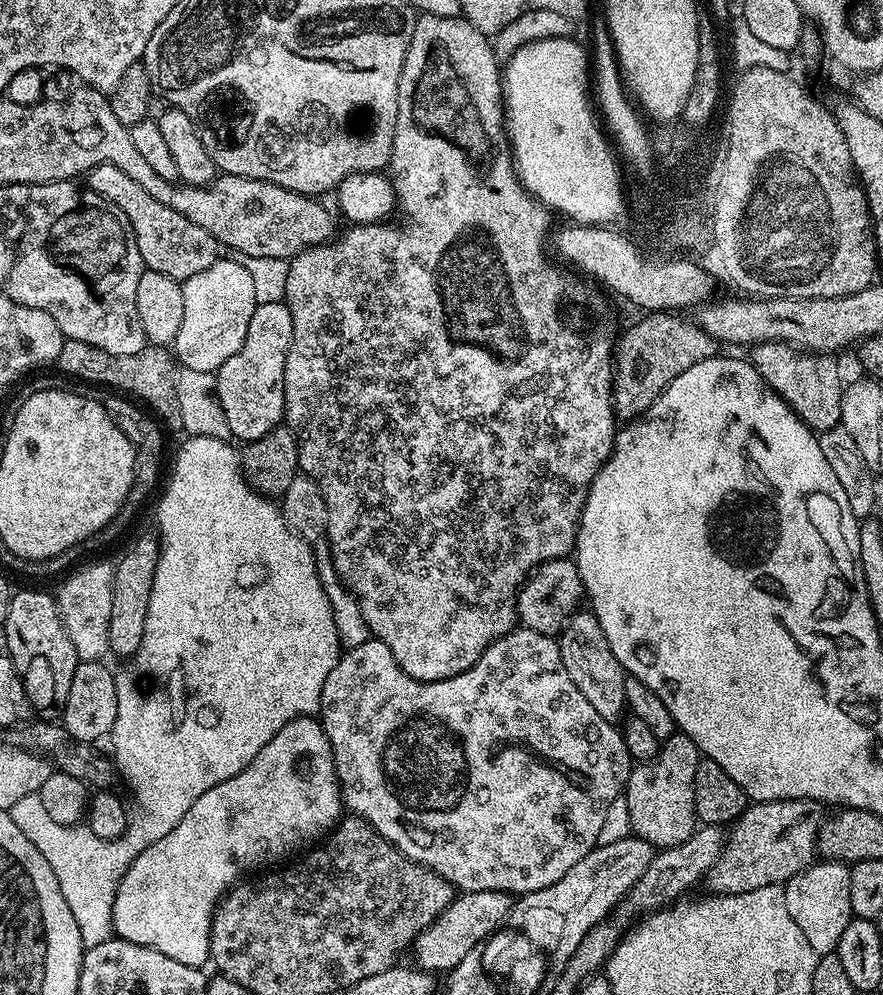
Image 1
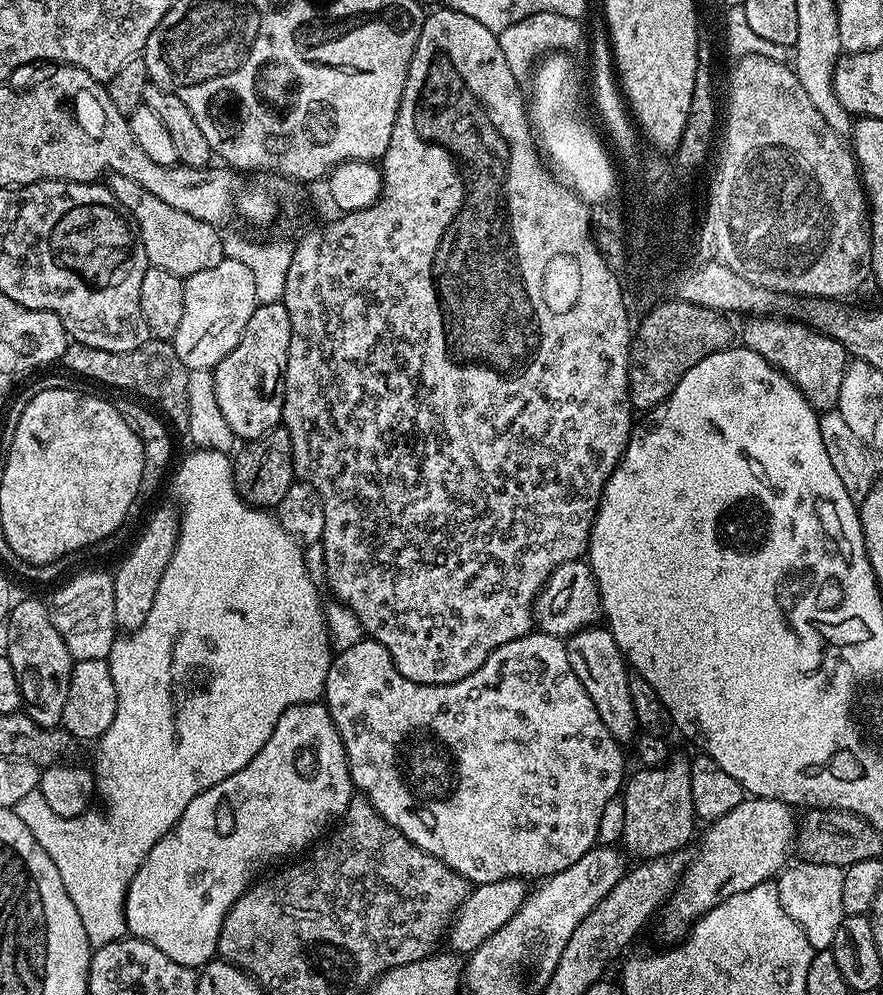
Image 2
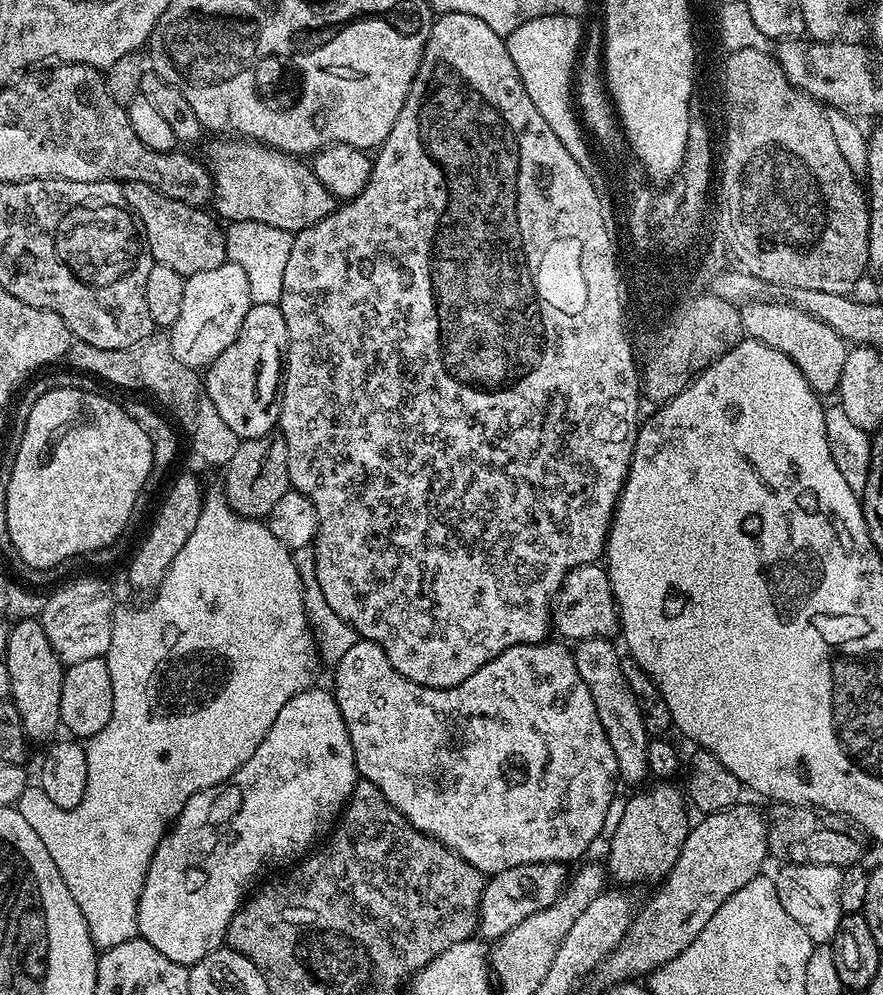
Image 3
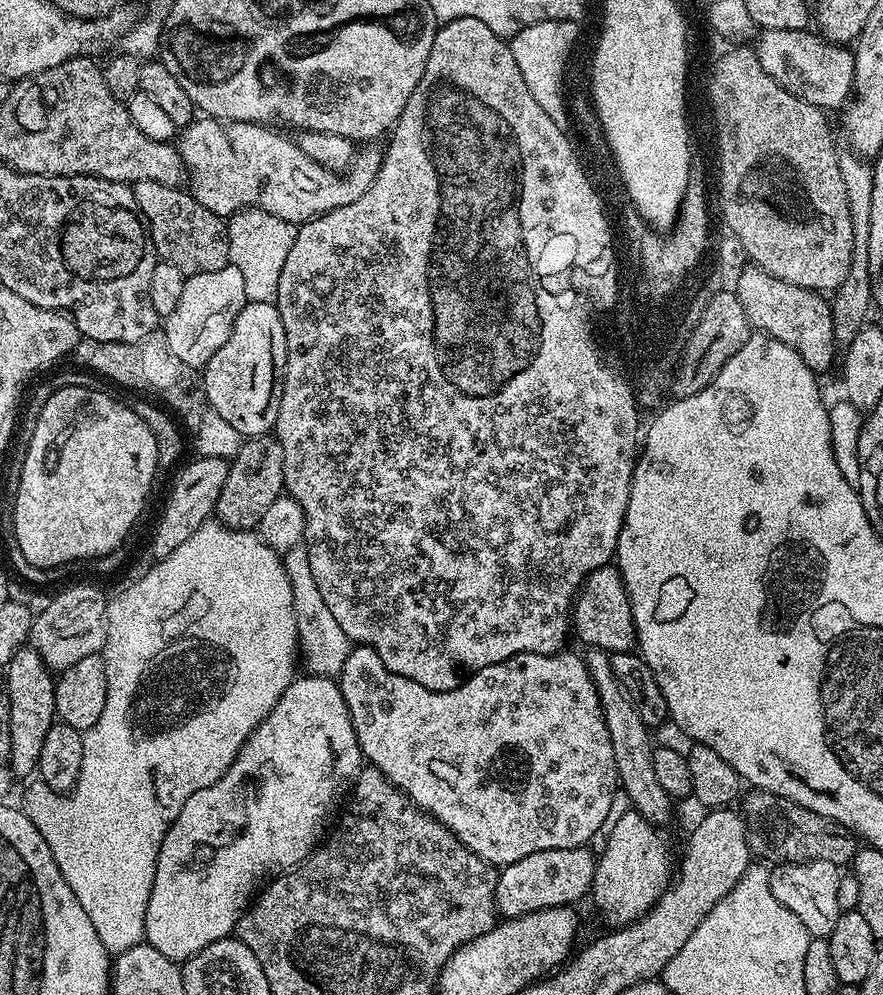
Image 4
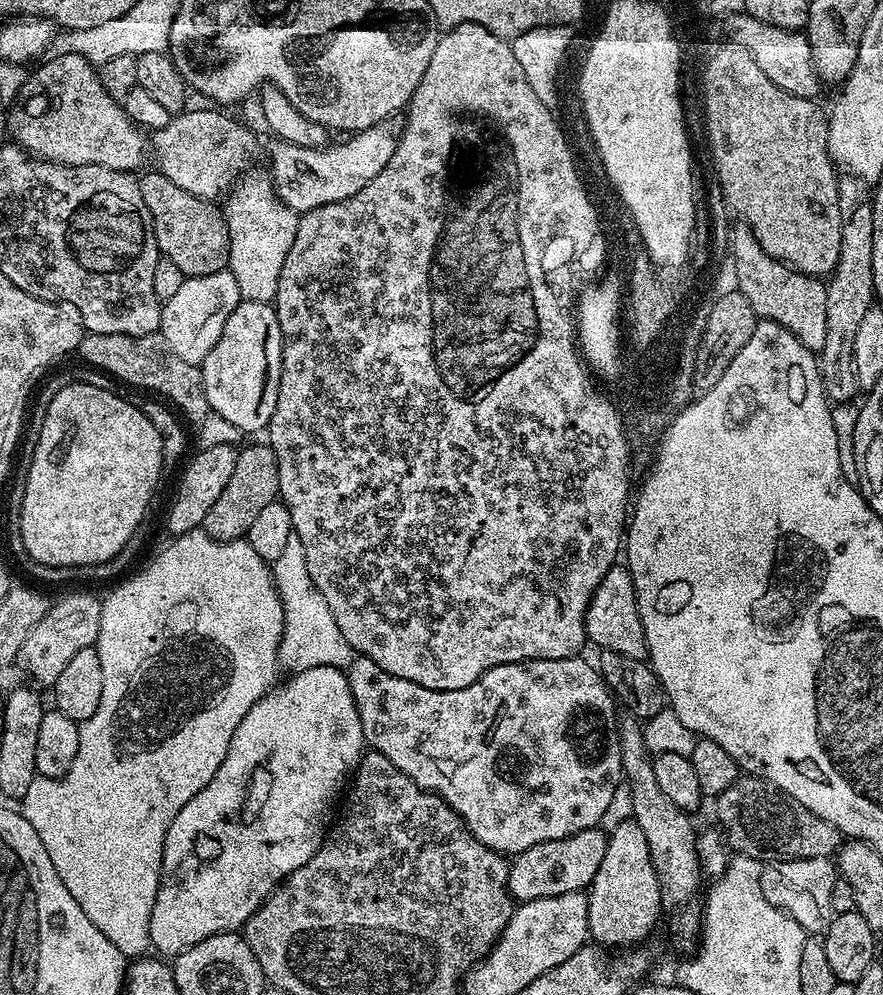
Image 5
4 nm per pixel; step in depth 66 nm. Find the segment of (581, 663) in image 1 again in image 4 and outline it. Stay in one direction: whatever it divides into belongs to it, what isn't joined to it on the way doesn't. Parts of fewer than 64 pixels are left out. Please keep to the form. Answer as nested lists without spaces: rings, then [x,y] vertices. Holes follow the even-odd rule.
[[[588,648],[583,653],[583,658],[590,678],[598,690],[598,702],[606,718],[606,730],[610,730],[619,787],[629,796],[631,807],[636,812],[642,814],[651,824],[664,826],[672,816],[674,800],[666,790],[662,790],[658,777],[654,775],[653,733],[646,726],[646,722],[642,722],[642,714],[638,714],[634,702],[630,702],[630,694],[626,694],[622,682],[618,682],[611,655],[600,648]]]

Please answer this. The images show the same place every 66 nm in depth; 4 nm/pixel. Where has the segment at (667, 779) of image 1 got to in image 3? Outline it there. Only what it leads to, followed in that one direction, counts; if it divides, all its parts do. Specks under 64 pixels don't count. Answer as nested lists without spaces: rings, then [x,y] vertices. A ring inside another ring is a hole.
[[[656,782],[653,785],[653,788],[640,790],[645,792],[637,796],[627,797],[618,830],[607,841],[606,872],[611,879],[613,876],[620,883],[617,885],[644,884],[647,880],[663,881],[674,862],[678,862],[682,842],[686,842],[688,837],[690,819],[685,793],[681,789],[679,792],[672,782]]]

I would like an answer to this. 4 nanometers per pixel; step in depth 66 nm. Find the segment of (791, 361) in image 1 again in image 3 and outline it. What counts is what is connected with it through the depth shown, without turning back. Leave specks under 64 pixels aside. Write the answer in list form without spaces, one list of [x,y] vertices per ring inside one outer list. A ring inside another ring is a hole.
[[[750,301],[740,308],[745,337],[766,342],[774,350],[782,350],[786,358],[794,361],[802,370],[806,382],[818,394],[835,393],[842,378],[842,368],[850,349],[847,340],[826,322],[800,310],[798,306],[778,301]]]

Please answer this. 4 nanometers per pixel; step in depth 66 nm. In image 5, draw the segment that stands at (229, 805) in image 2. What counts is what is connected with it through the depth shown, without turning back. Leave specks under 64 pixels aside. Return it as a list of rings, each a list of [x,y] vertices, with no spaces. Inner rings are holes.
[[[316,666],[314,670],[302,670],[289,675],[288,681],[277,683],[272,691],[266,693],[259,702],[250,706],[250,710],[238,724],[238,730],[234,730],[234,738],[230,738],[230,750],[226,750],[226,758],[222,758],[222,766],[218,766],[214,778],[178,810],[178,818],[170,822],[170,830],[166,830],[166,842],[162,850],[162,866],[160,867],[160,885],[158,894],[154,898],[154,910],[150,914],[150,938],[152,948],[161,957],[175,958],[179,952],[184,952],[190,946],[210,938],[214,934],[223,932],[235,932],[243,929],[244,924],[251,916],[264,905],[264,899],[275,888],[284,882],[287,876],[294,874],[324,845],[324,838],[330,831],[330,825],[334,820],[332,807],[341,799],[350,777],[360,764],[360,758],[366,751],[364,735],[362,734],[362,718],[358,718],[358,710],[354,706],[354,694],[350,694],[350,682],[348,673],[343,668],[334,666]]]

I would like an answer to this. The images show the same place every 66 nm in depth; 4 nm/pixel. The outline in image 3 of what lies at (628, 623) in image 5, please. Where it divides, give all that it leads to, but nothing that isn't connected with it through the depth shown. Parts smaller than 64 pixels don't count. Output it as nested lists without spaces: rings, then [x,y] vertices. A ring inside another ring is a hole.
[[[603,563],[583,564],[566,574],[552,602],[552,628],[560,631],[568,642],[612,638],[620,632],[620,612],[616,609],[614,590]]]

